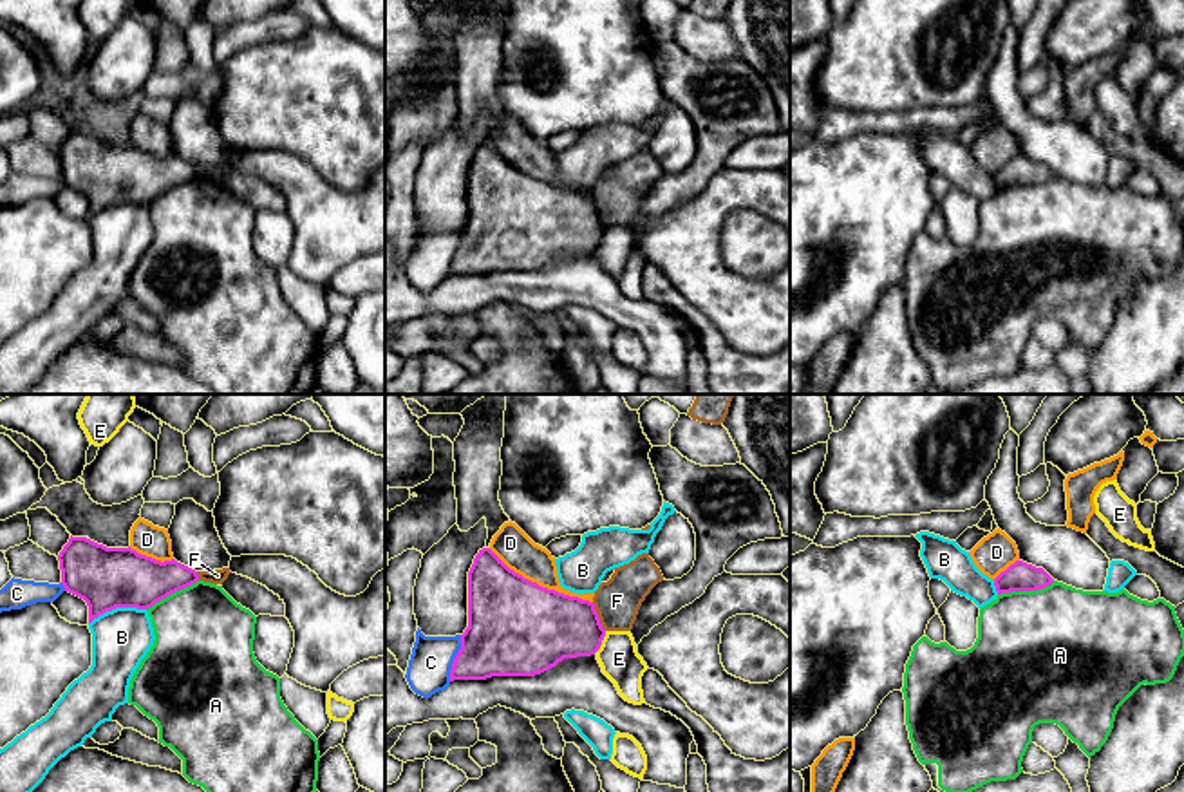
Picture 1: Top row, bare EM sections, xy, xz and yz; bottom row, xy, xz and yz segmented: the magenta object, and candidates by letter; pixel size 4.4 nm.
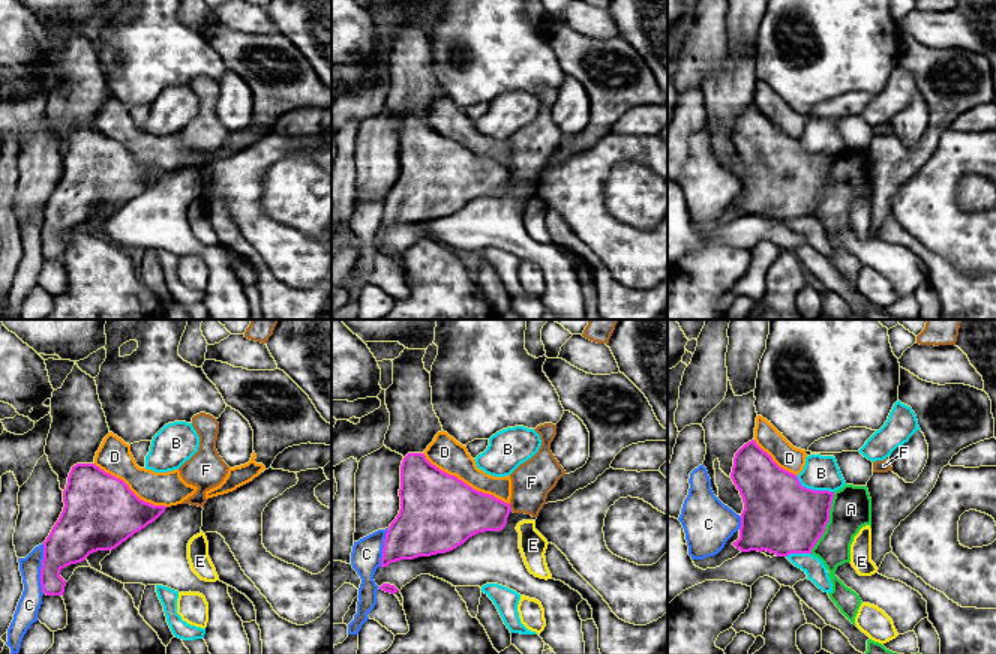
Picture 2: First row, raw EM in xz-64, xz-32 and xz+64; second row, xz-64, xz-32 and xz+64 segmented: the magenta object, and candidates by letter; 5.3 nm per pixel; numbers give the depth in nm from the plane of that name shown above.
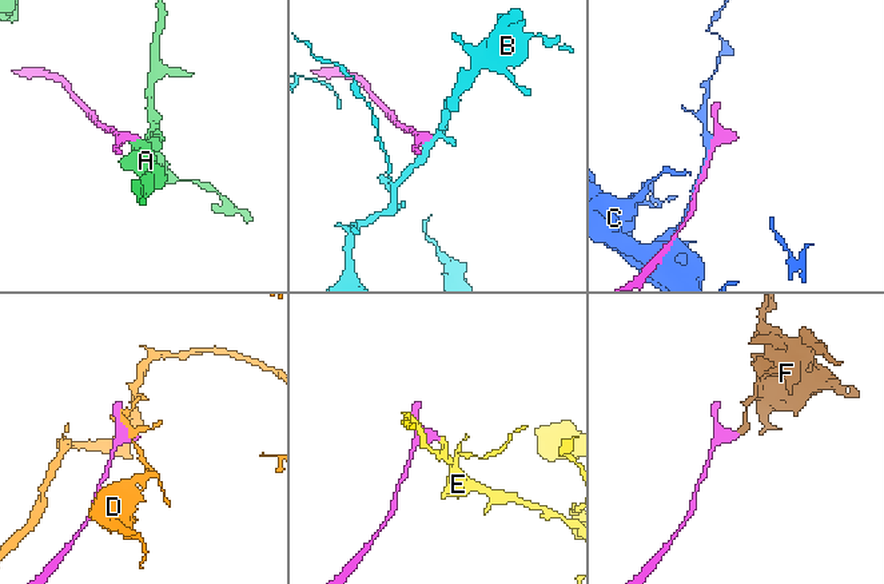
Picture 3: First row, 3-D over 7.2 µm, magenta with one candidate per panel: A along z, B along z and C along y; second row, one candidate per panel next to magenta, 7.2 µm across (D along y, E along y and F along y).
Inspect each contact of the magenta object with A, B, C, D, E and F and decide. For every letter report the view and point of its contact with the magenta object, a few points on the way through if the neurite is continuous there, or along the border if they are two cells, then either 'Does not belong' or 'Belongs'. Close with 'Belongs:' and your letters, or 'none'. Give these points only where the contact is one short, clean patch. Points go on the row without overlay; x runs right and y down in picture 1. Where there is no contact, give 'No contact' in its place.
A: Touches magenta at yz (1025, 185). Boundary: yz (1054, 176), (1042, 183), (1011, 185), (998, 190). Does not belong
B: Touches magenta at xy (116, 201). Does not belong
C: Touches magenta at xz (454, 254). Does not belong
D: Touches magenta at xz (541, 181). Does not belong
E: Touches magenta at xz (601, 237). Boundary: xz (606, 226), (595, 246). Does not belong
F: Touches magenta at xz (597, 212). Boundary: xz (592, 198), (599, 217), (606, 225). Does not belong
Belongs: none

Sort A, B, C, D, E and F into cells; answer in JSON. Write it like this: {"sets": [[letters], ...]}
{"sets": [["A"], ["B"], ["C"], ["D"], ["E"], ["F"]]}

